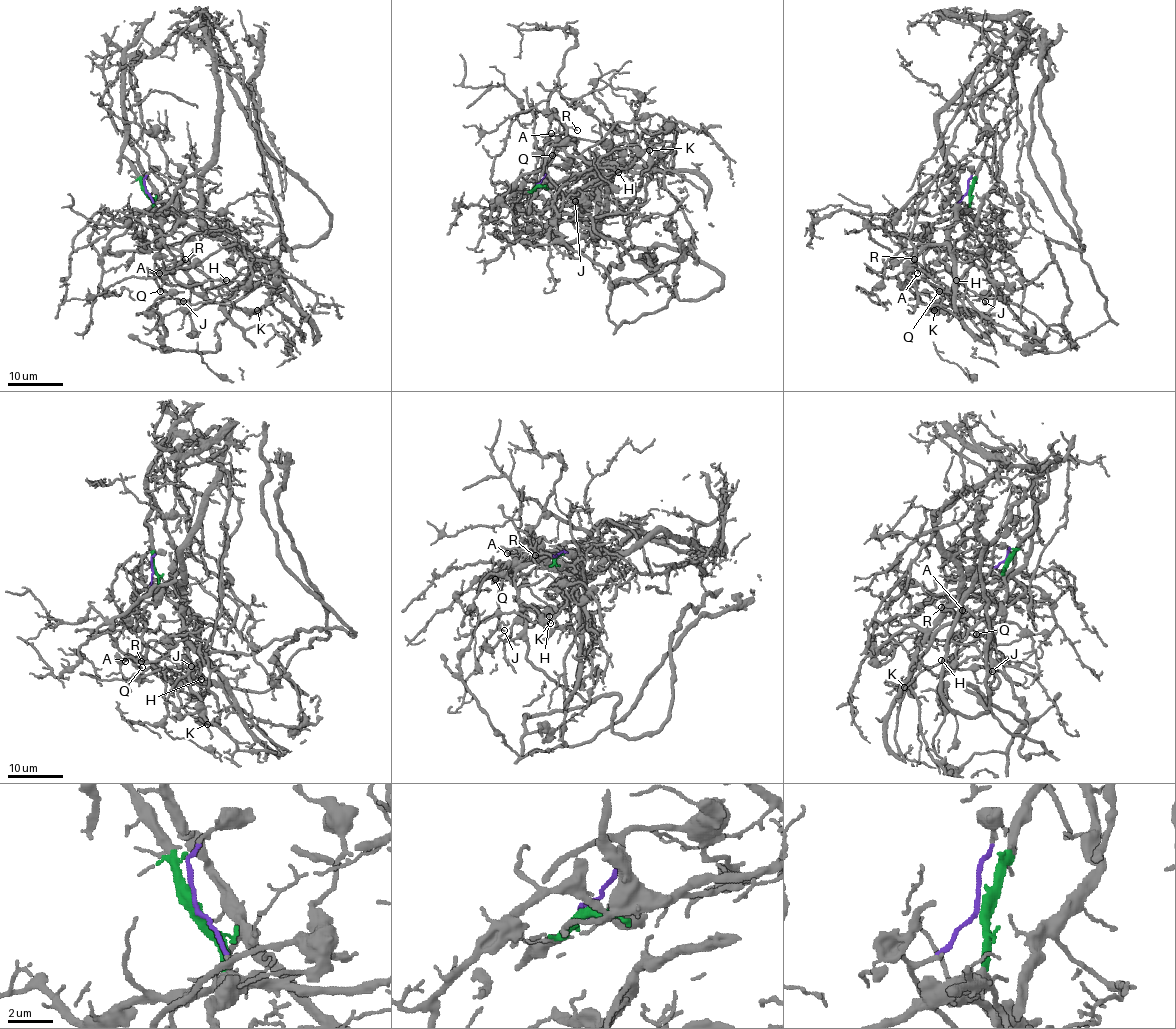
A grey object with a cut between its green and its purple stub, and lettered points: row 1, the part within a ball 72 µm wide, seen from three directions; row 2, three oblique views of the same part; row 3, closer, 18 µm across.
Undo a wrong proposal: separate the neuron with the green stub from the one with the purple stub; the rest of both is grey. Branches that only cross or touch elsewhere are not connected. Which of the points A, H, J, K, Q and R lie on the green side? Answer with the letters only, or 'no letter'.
no letter

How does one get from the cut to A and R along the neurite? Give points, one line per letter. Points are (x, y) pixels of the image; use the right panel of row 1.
A: (969, 191), (952, 206), (980, 242), (980, 254), (934, 245), (923, 255), (923, 266), (916, 262), (917, 273)
R: (969, 191), (953, 213), (981, 252), (934, 245), (923, 266), (914, 259)

